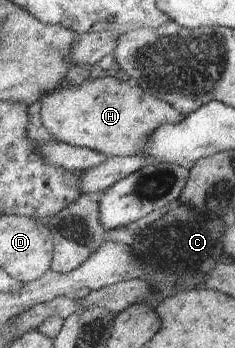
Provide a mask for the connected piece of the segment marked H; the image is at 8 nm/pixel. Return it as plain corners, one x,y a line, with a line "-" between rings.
113,76
86,80
80,86
60,86
44,93
39,103
42,124
56,141
106,156
141,156
144,144
148,144
156,128
184,120
170,104
150,96
142,86
128,85
122,78

